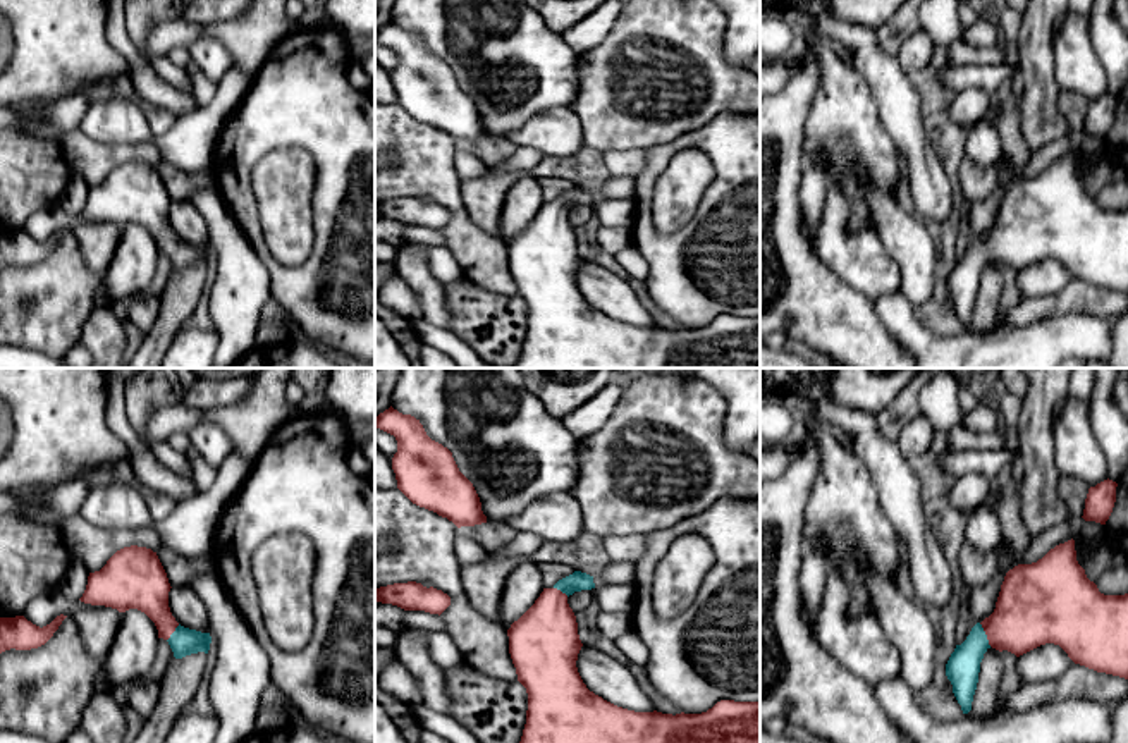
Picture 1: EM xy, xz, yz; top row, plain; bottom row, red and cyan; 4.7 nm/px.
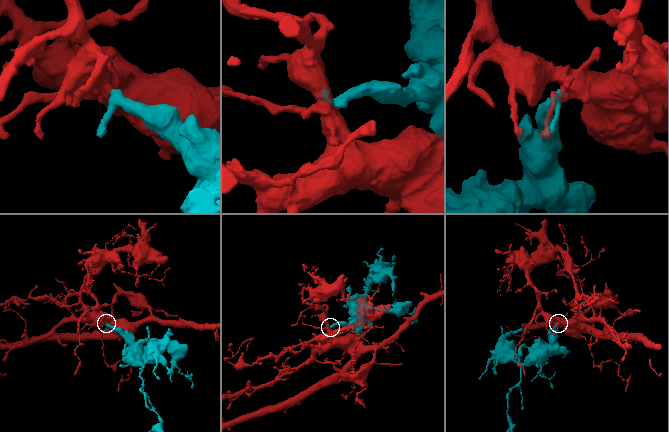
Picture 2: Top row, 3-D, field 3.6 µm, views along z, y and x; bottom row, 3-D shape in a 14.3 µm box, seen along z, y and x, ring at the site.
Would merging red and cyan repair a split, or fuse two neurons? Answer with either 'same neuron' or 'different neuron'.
same neuron

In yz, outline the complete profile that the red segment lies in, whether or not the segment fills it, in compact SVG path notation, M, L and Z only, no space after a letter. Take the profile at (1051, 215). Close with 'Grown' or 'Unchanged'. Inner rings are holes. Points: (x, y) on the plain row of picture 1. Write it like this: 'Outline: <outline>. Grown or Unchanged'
Outline: M1073 153L1056 160L1037 177L1009 184L994 227L956 260L946 279L946 291L963 329L972 325L980 277L990 261L1020 272L1045 258L1059 260L1075 279L1128 294L1128 208L1100 208L1078 179Z. Grown

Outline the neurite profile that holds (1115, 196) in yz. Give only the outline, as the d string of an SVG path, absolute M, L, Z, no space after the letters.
M1128 177L1109 182L1099 194L1097 203L1104 210L1128 208Z

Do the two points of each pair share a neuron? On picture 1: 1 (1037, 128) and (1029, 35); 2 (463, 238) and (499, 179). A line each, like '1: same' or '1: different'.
1: same
2: different

